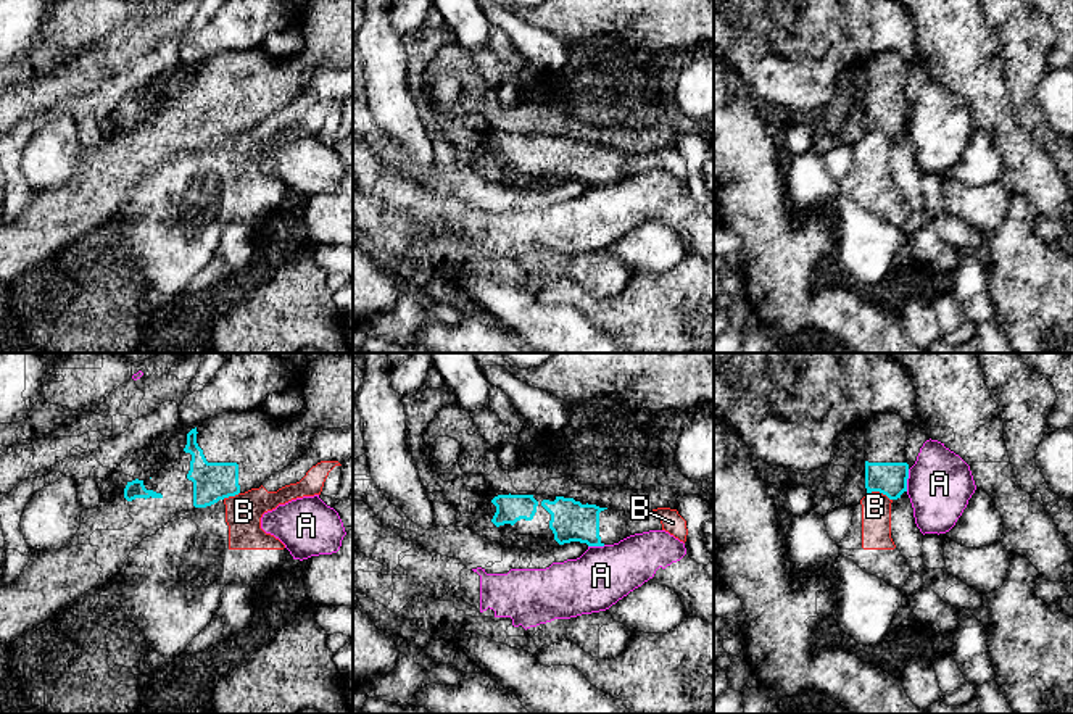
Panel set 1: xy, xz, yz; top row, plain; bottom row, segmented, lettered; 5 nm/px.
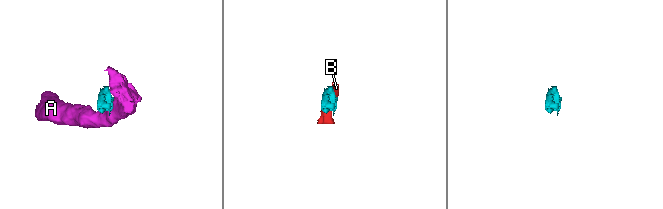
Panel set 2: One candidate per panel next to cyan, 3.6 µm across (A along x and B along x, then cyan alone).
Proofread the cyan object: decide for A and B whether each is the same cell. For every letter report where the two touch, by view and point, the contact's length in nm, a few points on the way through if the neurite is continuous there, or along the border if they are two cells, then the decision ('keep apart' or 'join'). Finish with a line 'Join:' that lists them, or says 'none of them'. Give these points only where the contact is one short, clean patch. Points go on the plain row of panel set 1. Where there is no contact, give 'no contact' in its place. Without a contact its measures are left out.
A: meets cyan in yz at (906, 120); contact 110 nm long; keep apart
B: meets cyan in yz at (880, 131); contact 130 nm long; border along yz (867, 131), (882, 131), (891, 139); keep apart
Join: none of them

